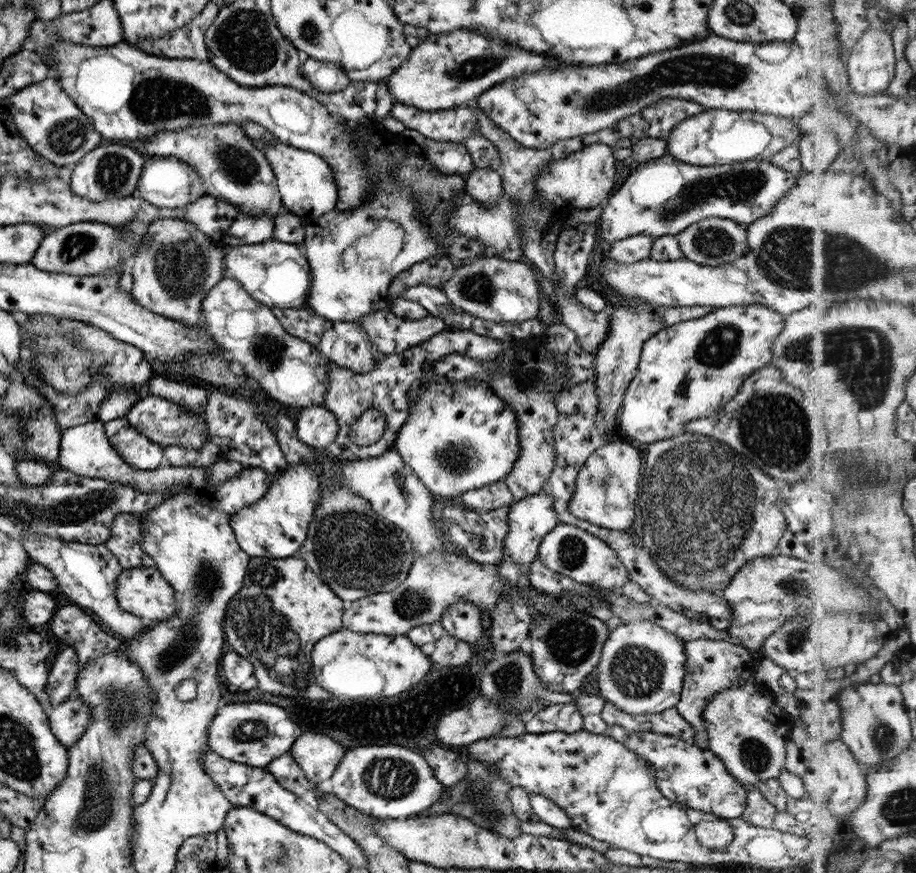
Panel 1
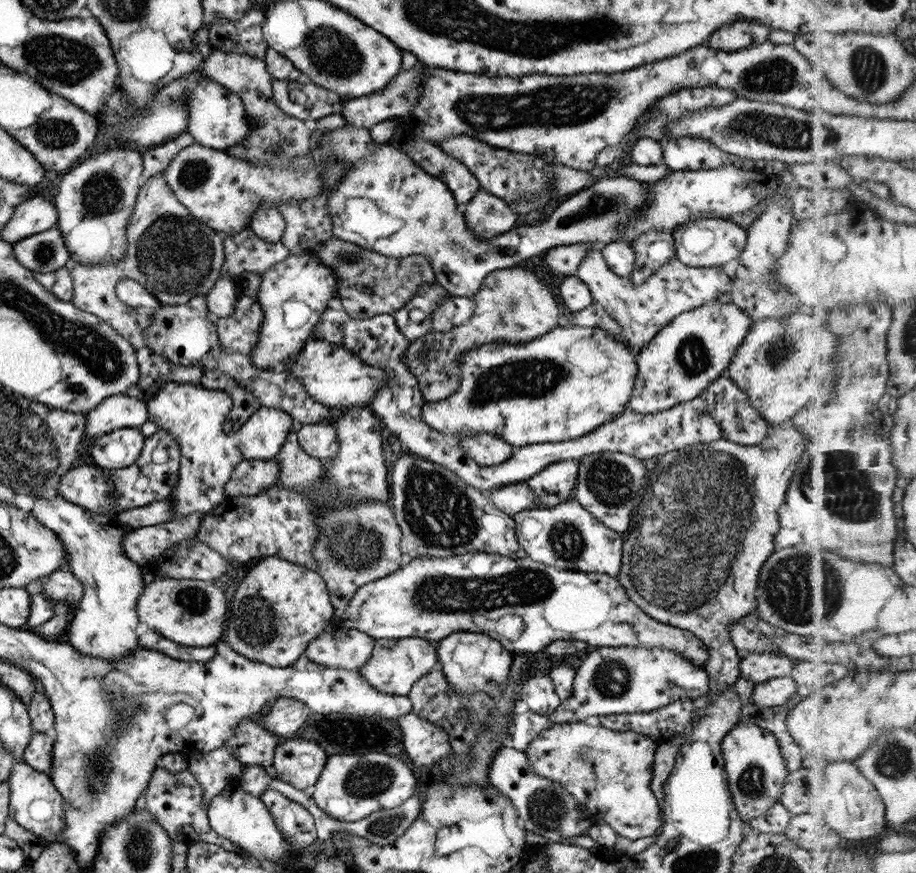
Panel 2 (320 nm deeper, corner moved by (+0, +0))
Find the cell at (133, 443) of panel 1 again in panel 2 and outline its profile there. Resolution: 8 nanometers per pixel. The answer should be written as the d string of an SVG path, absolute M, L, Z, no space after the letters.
M121 428L95 438L89 456L101 470L119 470L135 463L144 440L139 430Z

